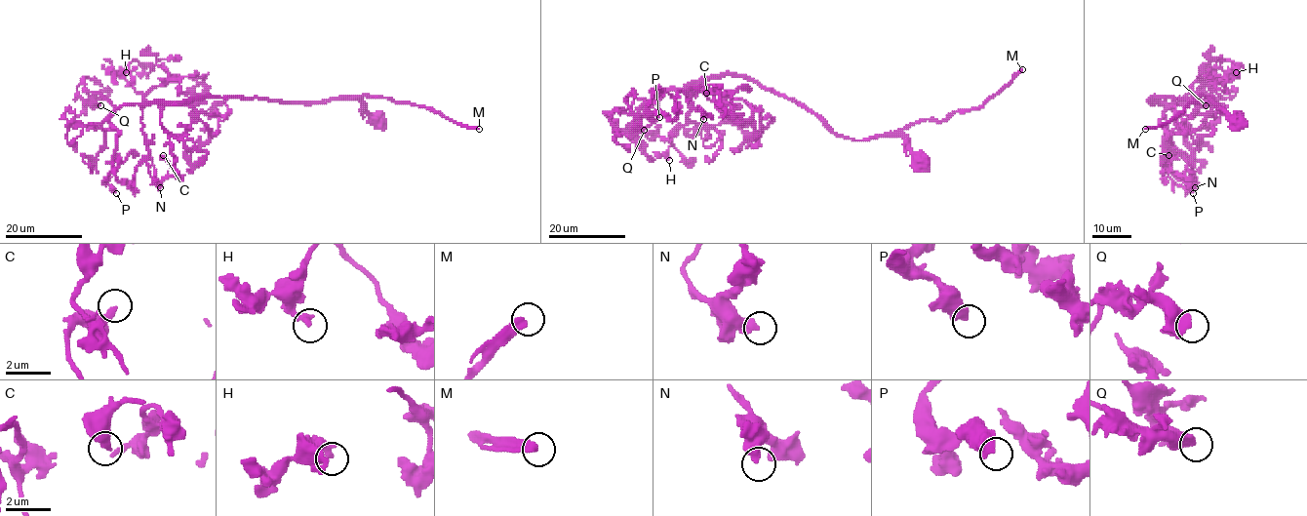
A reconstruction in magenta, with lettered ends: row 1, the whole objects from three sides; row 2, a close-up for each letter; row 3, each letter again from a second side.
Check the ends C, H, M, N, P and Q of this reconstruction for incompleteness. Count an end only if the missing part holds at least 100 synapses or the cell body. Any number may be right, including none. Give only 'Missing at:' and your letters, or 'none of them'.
Missing at: M

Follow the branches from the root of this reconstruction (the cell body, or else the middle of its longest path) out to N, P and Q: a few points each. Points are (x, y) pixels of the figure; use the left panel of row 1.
N: (251, 98), (202, 97), (184, 102), (146, 102), (142, 108), (142, 133), (160, 187)
P: (251, 98), (202, 97), (184, 102), (122, 104), (109, 119), (120, 132), (113, 170), (104, 181), (116, 193)
Q: (251, 98), (115, 106), (84, 84), (77, 87), (81, 98), (100, 105)

